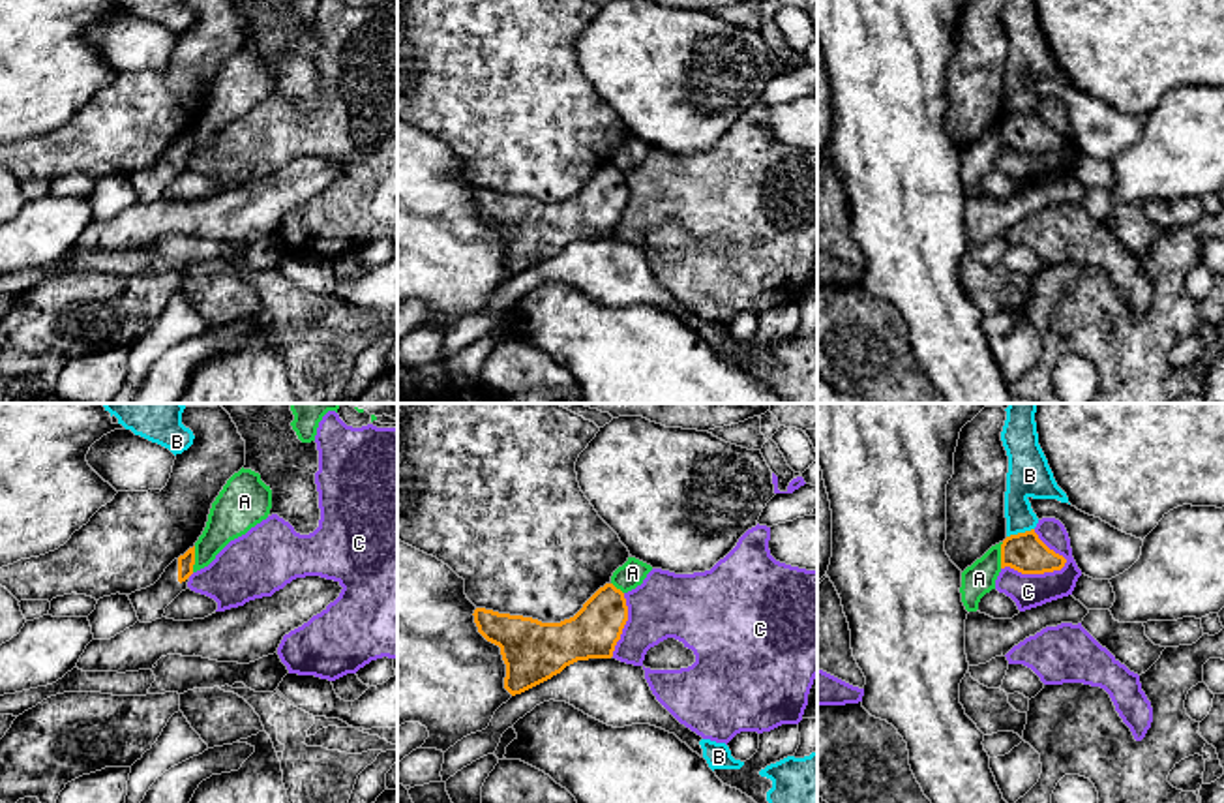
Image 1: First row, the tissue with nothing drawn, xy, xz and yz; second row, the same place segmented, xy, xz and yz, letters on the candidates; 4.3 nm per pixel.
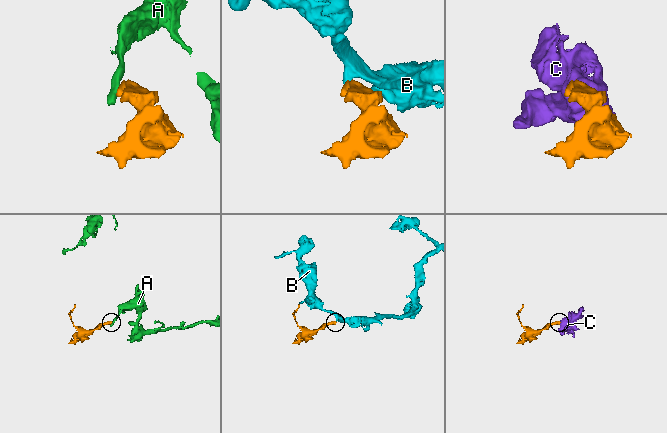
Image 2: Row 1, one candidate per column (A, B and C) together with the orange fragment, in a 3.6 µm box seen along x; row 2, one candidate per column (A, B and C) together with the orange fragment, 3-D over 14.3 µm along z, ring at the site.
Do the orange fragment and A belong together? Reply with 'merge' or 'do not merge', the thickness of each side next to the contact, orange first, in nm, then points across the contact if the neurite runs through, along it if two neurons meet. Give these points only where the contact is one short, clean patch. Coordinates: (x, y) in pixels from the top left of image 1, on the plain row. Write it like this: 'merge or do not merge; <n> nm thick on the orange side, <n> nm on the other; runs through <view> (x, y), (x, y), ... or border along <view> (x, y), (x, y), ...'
do not merge; 70 nm thick on the orange side, 190 nm on the other; border along xy (195, 126), (192, 151)

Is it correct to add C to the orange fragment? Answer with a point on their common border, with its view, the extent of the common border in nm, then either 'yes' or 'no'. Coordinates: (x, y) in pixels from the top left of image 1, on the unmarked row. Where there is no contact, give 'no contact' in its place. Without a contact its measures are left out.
contact yz (1035, 152); length 300 nm; no

